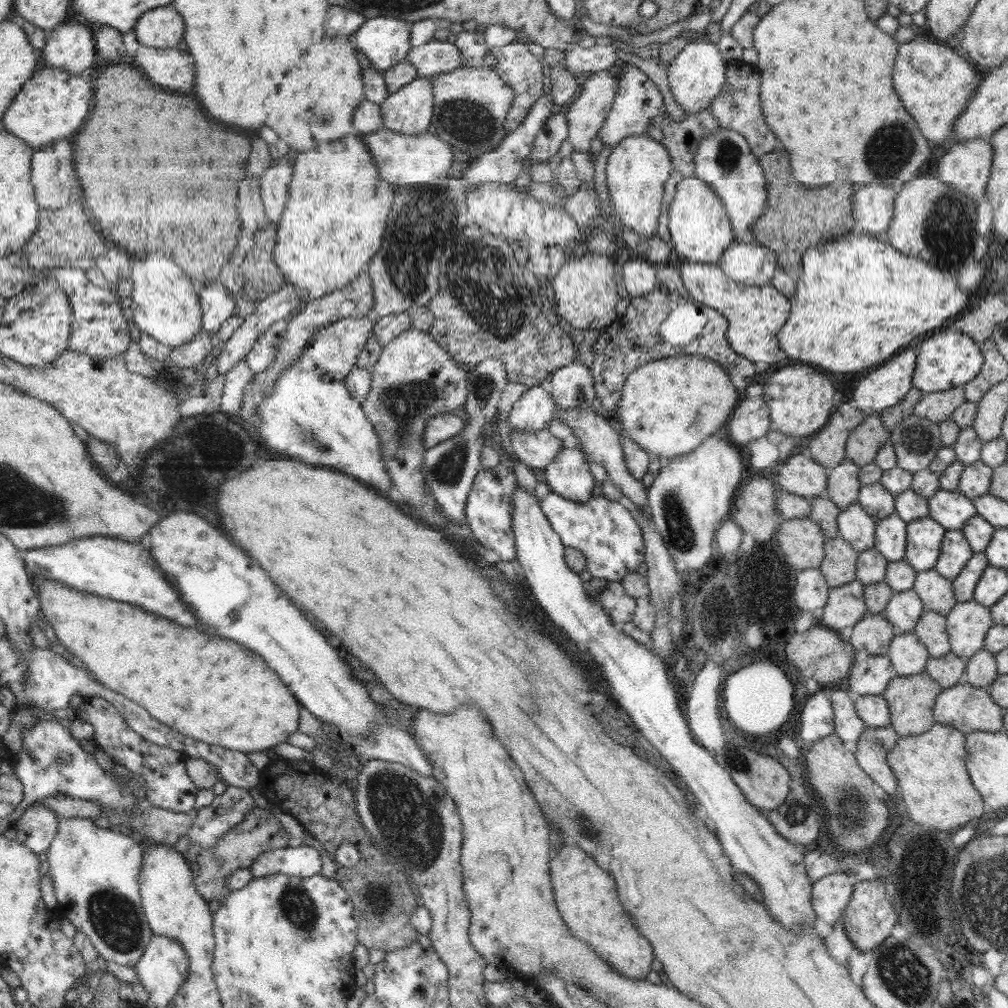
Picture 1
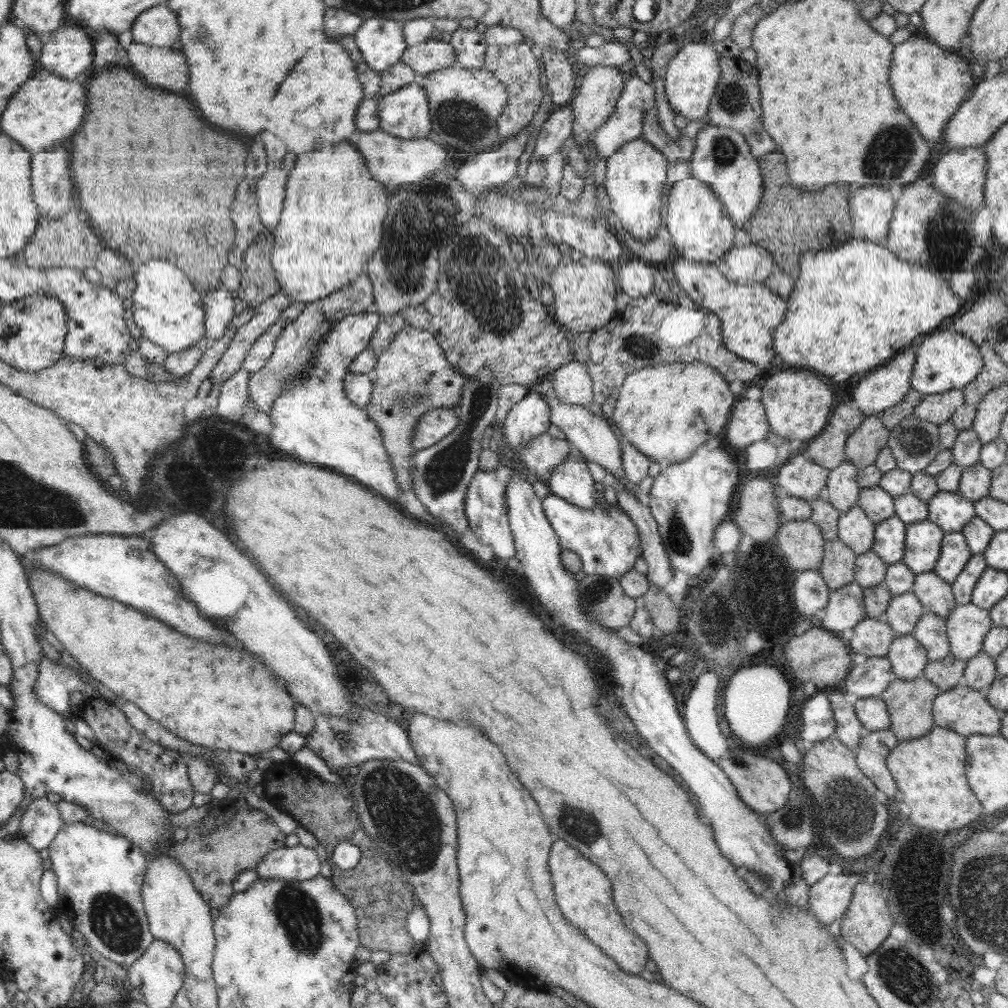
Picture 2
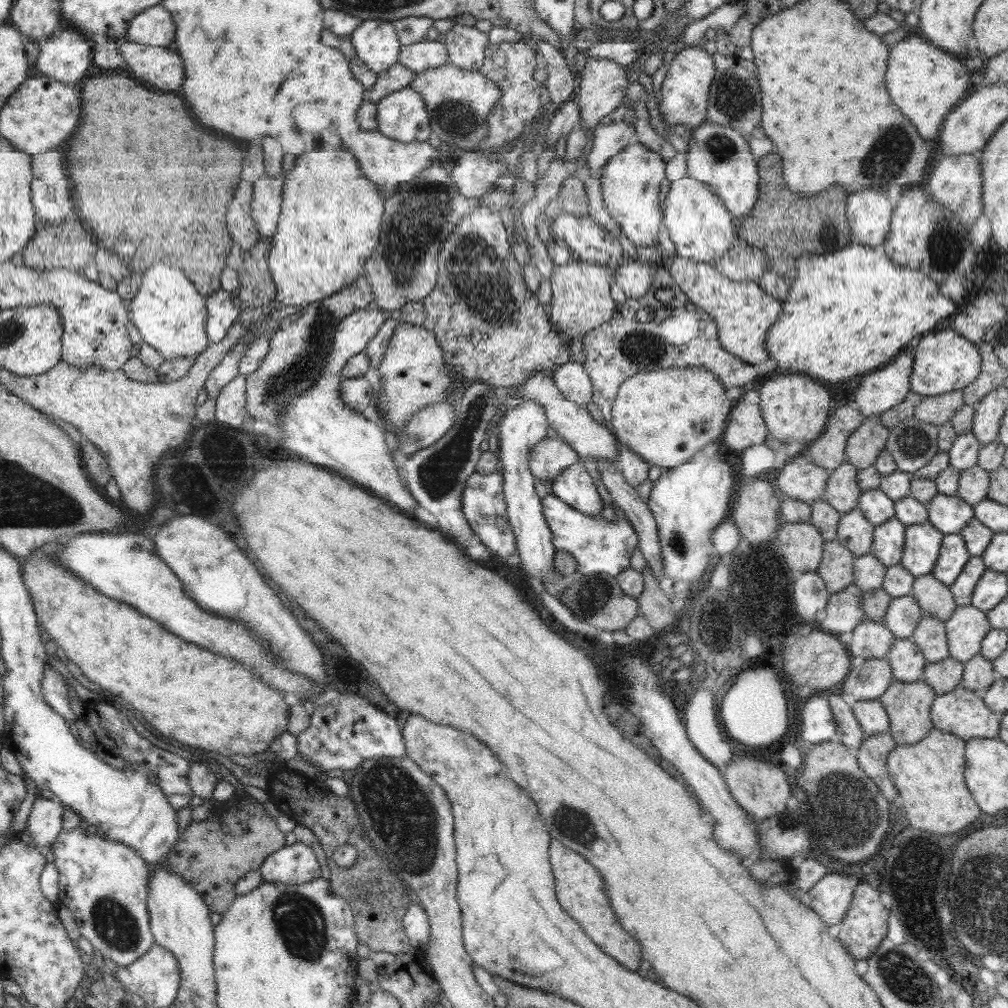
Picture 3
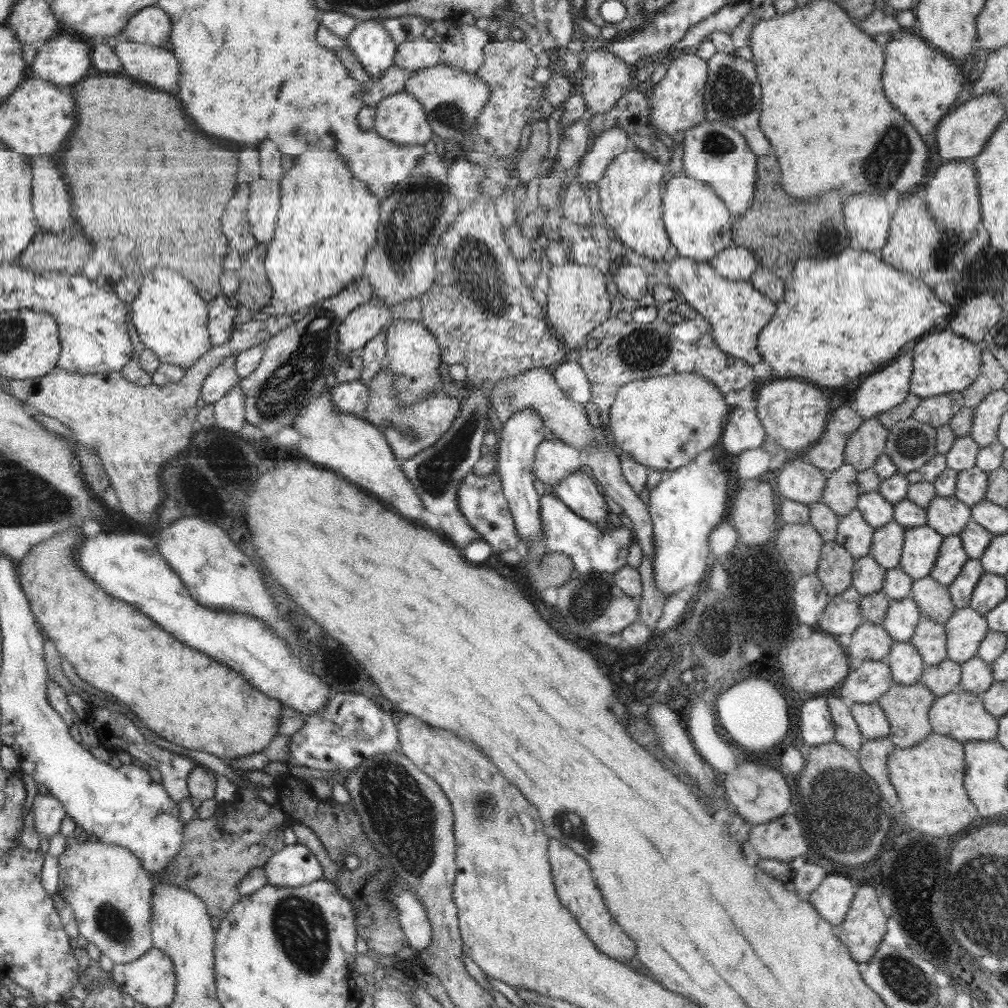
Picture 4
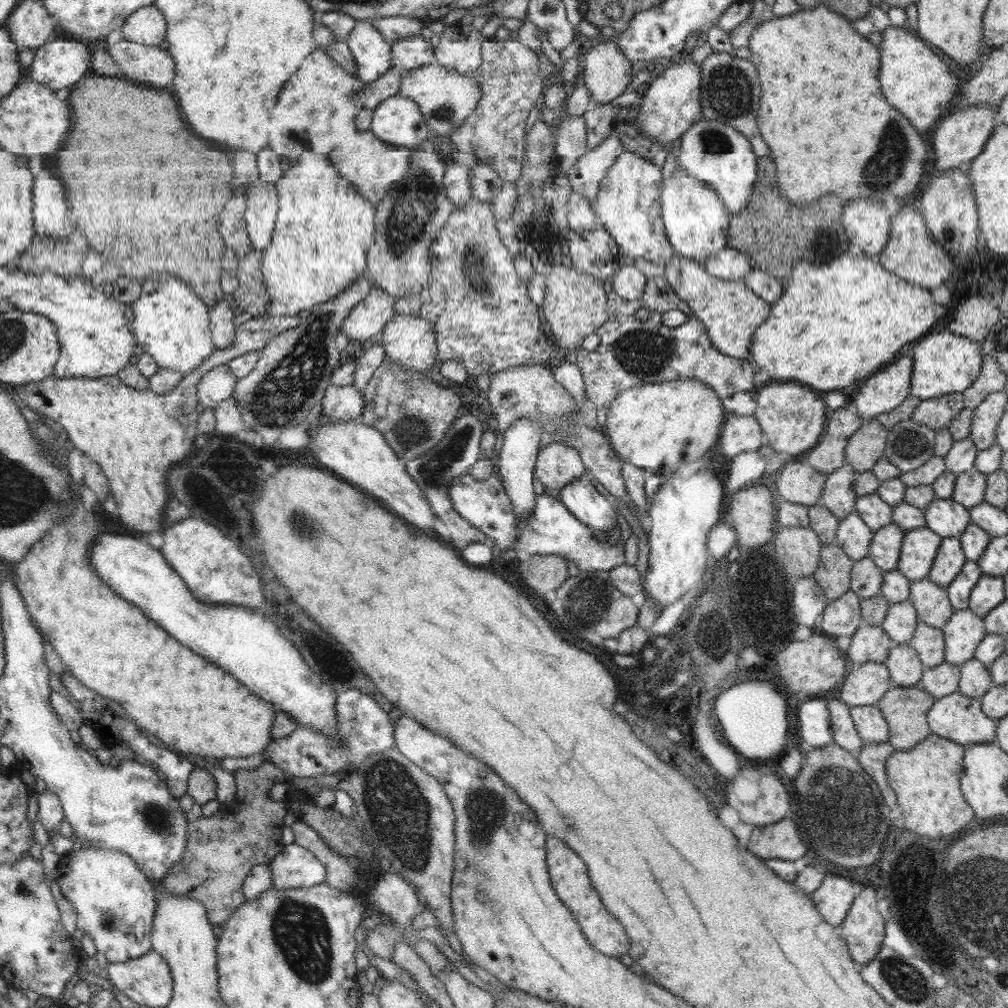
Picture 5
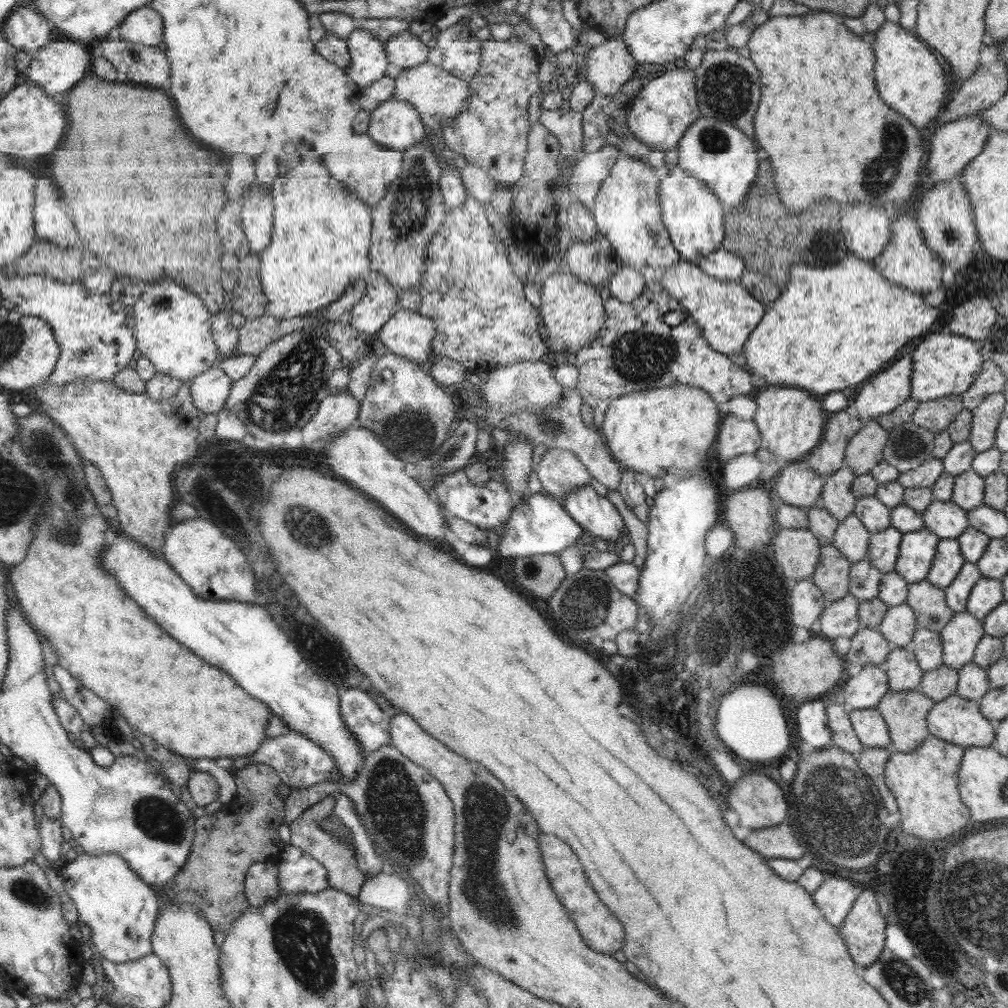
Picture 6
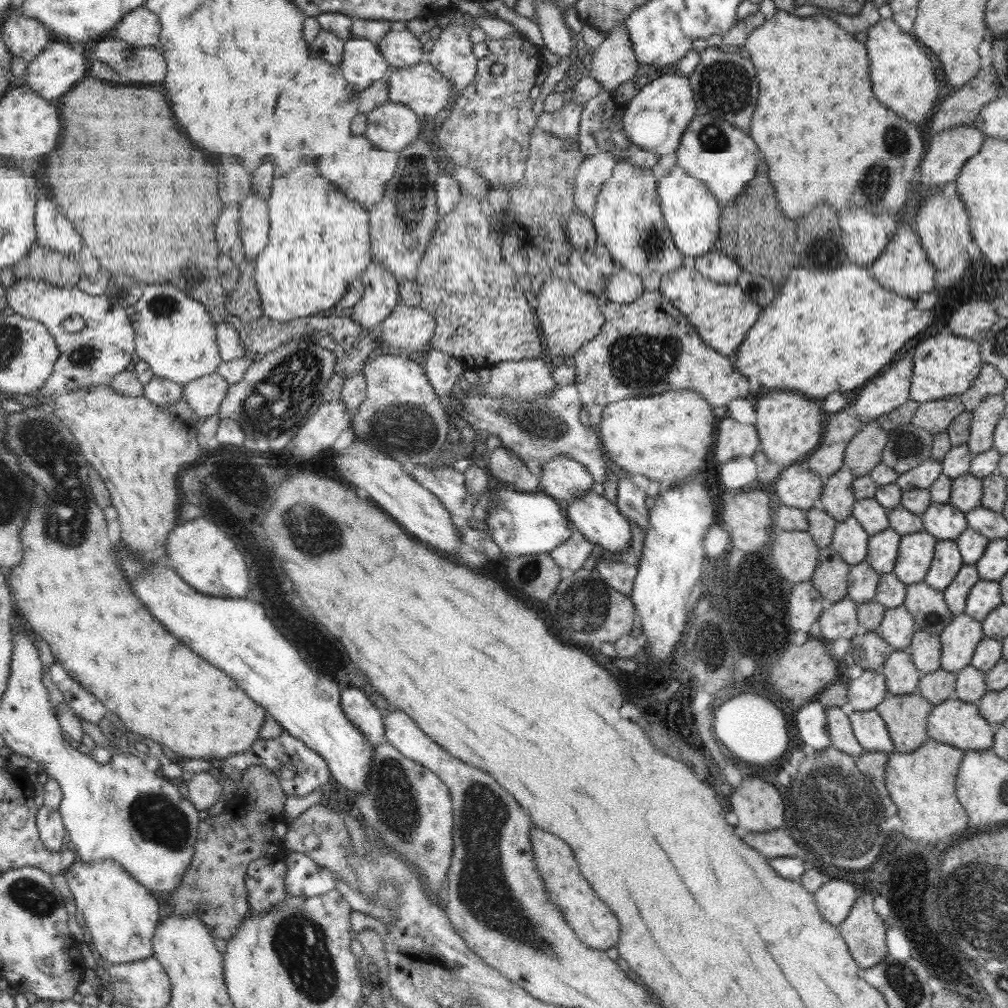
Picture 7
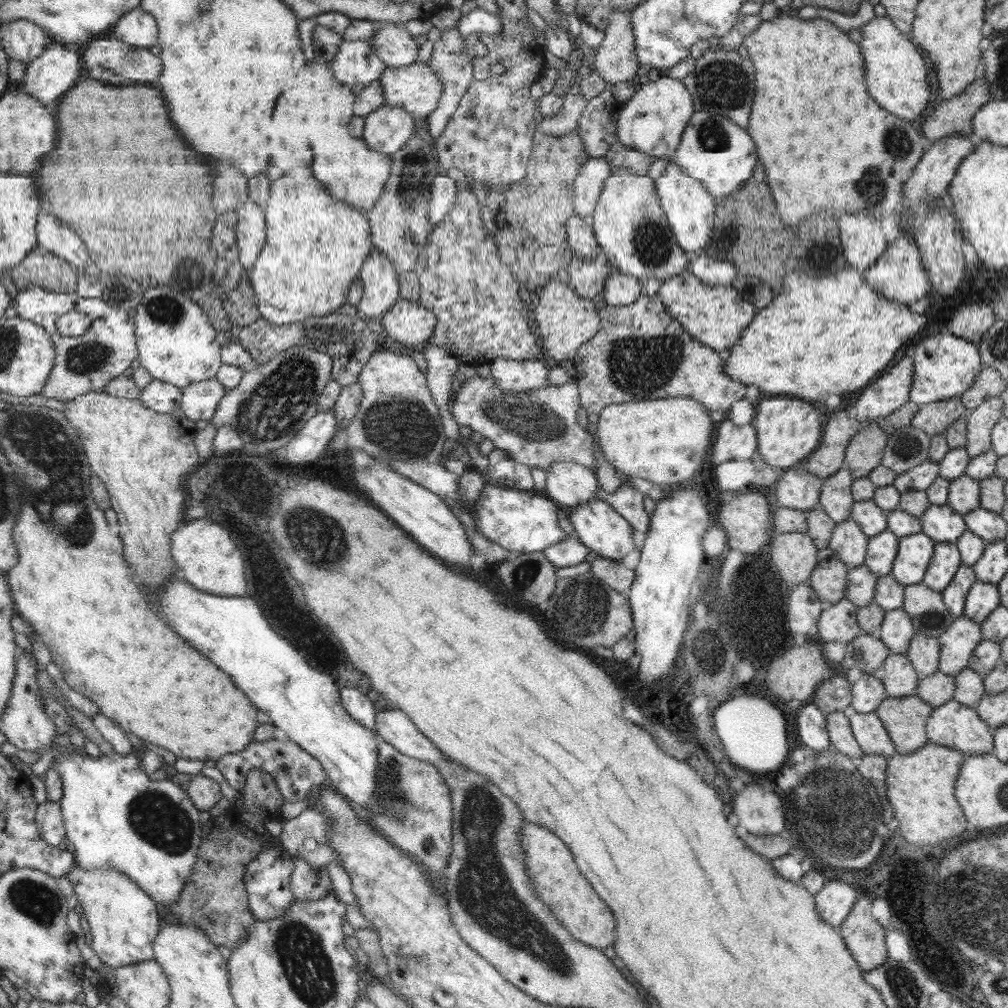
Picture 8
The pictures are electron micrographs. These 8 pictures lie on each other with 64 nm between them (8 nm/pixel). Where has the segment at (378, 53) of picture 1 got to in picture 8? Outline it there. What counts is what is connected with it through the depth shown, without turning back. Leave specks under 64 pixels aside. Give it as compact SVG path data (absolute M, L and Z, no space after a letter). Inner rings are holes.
M363 40L343 41L338 55L326 63L335 79L354 93L379 80L387 68L370 42Z

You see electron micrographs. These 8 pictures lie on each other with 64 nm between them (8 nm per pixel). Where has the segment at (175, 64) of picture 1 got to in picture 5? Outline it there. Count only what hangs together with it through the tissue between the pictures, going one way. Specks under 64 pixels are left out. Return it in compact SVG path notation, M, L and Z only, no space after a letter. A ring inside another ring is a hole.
M126 39L114 46L105 45L105 48L124 73L122 78L150 82L158 88L174 88L176 68L168 51Z

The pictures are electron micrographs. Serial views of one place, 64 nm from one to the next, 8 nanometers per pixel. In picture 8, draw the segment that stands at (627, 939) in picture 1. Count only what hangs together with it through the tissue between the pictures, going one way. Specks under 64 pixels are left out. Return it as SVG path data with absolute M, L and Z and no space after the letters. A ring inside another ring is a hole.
M524 824L522 830L522 850L526 851L526 871L532 879L532 886L538 891L538 896L548 904L560 923L576 939L594 948L604 950L614 942L614 916L610 908L596 896L586 878L578 872L572 852L566 844L554 836L552 832L536 826Z

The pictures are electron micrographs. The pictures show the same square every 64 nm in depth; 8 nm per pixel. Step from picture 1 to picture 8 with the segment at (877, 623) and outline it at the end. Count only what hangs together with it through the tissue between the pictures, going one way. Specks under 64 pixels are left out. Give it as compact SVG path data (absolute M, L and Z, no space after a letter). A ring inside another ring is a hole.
M858 635L847 644L847 653L843 658L846 668L860 668L864 673L875 674L890 654L877 635Z

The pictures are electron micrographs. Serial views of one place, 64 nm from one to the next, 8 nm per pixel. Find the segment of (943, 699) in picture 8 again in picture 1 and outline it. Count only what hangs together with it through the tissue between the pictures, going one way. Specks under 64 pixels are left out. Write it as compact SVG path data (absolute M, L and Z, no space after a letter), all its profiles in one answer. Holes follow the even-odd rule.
M950 651L938 658L929 657L925 670L944 690L963 681L966 661L966 659L956 656Z

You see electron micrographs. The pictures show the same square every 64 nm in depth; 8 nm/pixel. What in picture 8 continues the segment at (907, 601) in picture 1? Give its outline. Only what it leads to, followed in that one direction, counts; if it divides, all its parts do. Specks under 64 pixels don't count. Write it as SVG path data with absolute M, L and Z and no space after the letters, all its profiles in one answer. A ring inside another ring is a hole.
M903 608L886 611L877 637L892 653L905 653L915 635L910 615Z

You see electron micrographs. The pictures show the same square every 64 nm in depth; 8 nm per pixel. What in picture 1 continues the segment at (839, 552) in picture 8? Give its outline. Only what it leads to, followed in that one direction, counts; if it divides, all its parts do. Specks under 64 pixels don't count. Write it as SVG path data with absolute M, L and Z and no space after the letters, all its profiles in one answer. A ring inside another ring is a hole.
M852 503L846 509L842 509L836 520L839 536L844 538L858 554L875 547L876 522L864 512L860 503Z

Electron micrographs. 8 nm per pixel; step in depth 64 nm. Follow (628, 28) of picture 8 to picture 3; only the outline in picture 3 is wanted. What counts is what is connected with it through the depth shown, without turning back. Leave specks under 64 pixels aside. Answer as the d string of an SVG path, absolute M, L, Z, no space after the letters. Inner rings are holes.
M586 58L582 72L582 80L579 80L579 88L576 90L574 99L578 102L578 109L582 127L590 128L591 131L599 126L599 123L606 119L606 116L613 114L621 105L622 99L626 96L631 77L621 65L610 60Z

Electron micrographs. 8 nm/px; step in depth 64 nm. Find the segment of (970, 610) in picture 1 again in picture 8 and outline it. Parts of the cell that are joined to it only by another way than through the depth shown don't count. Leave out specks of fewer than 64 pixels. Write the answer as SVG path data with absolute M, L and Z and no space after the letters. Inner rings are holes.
M966 616L956 617L938 638L940 645L939 670L956 676L970 662L974 649L983 639L977 622Z

